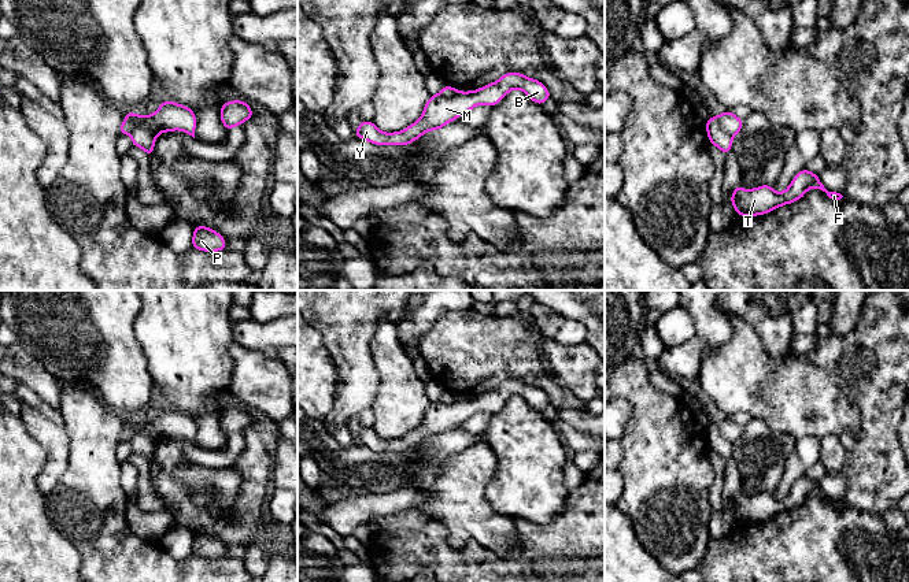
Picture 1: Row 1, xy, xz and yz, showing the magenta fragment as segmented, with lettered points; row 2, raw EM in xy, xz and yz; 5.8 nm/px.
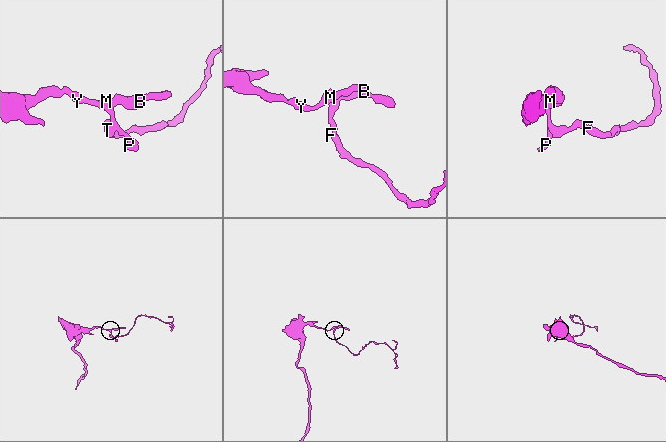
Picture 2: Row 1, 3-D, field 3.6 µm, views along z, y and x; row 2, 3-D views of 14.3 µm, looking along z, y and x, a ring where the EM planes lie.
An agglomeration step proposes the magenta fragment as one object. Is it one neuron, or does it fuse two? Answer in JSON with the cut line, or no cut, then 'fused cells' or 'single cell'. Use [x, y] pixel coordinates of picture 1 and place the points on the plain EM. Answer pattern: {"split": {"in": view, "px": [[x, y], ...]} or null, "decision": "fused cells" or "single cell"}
{"split": {"in": "xy", "px": [[130, 438], [141, 432], [155, 443]]}, "decision": "fused cells"}

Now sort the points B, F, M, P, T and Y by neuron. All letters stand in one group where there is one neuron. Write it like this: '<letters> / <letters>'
B M Y / F P T

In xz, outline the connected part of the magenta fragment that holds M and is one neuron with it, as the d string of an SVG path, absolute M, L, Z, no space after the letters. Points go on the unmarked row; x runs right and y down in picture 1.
M506 379L494 390L477 397L457 398L451 404L432 401L421 425L402 438L383 440L374 429L362 427L355 437L355 444L374 452L409 452L429 437L440 437L444 431L465 422L478 411L495 414L513 396L524 397L539 412L551 405L548 396L540 388L528 385L521 379Z

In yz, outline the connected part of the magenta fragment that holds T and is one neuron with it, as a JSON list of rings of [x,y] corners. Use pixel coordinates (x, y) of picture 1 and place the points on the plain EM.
[[[805,475],[794,483],[790,493],[781,500],[776,500],[772,492],[762,492],[750,497],[736,493],[732,497],[731,511],[736,522],[753,524],[755,522],[768,520],[784,511],[801,507],[806,497],[813,494],[825,498],[827,503],[835,508],[847,505],[845,500],[828,498],[820,489],[817,481]]]

